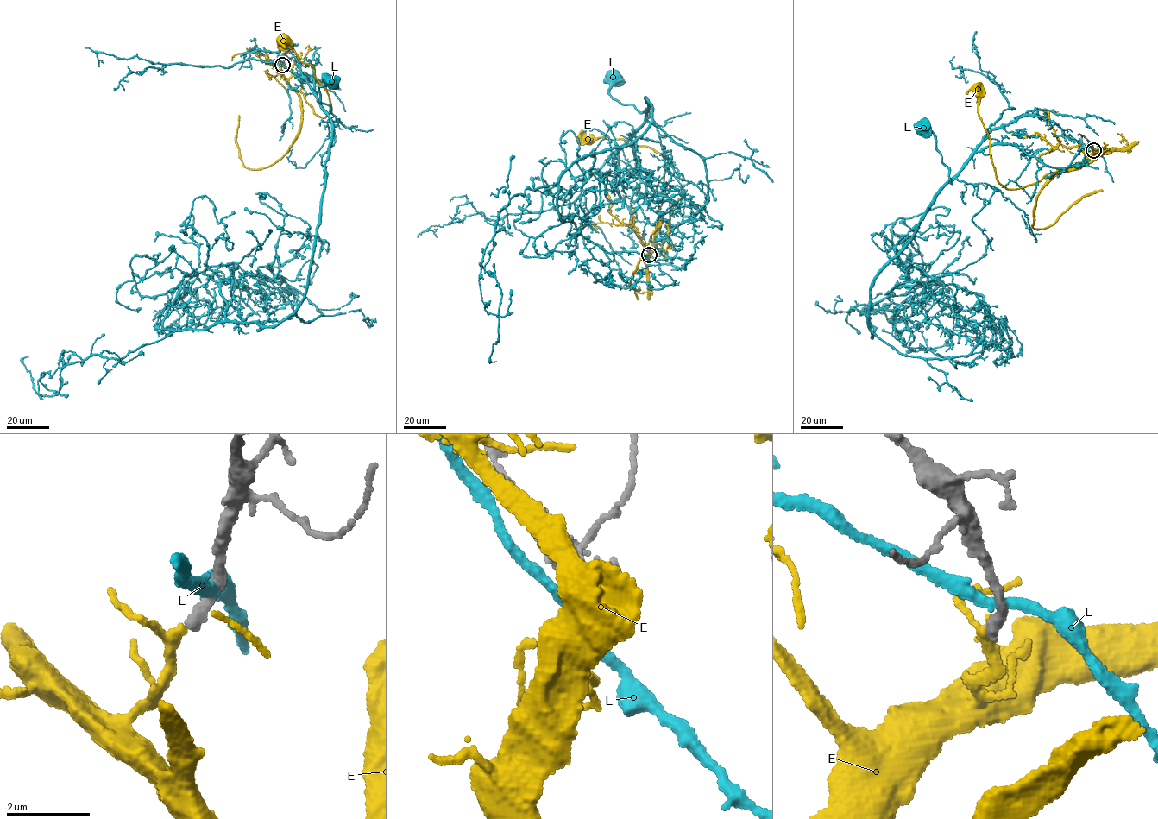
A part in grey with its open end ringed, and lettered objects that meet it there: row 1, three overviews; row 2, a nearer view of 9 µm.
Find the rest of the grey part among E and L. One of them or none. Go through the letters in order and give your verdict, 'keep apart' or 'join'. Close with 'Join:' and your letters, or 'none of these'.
E: join
L: keep apart
Join: E

